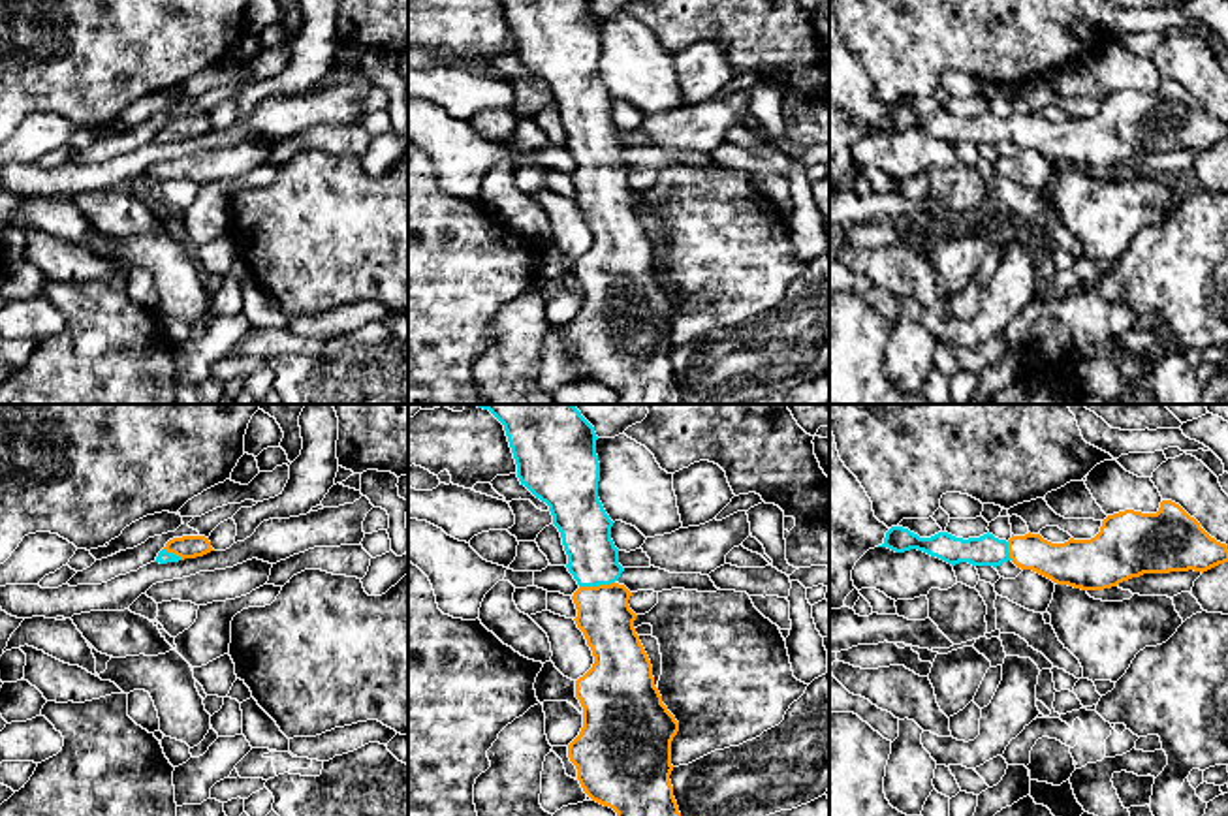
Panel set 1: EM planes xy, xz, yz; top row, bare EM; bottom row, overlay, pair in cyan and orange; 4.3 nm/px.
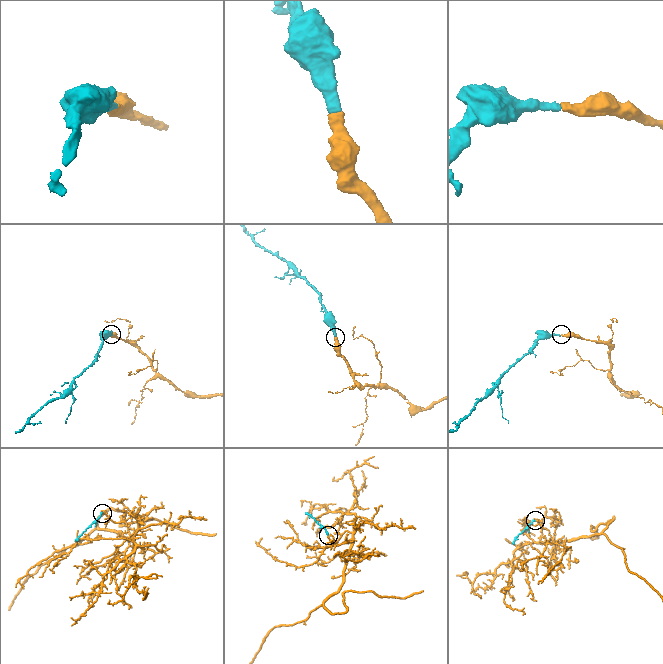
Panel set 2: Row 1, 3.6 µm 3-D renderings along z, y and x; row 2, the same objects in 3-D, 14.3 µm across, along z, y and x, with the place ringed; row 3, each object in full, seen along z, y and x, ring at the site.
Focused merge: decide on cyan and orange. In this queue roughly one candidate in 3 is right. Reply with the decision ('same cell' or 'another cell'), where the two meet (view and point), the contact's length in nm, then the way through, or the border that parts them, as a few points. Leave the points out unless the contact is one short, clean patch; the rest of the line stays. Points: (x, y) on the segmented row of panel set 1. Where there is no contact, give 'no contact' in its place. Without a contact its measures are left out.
same cell; contact xz (597, 585); length 150 nm; way xz (585, 529), (597, 568), (597, 585), (604, 617)

